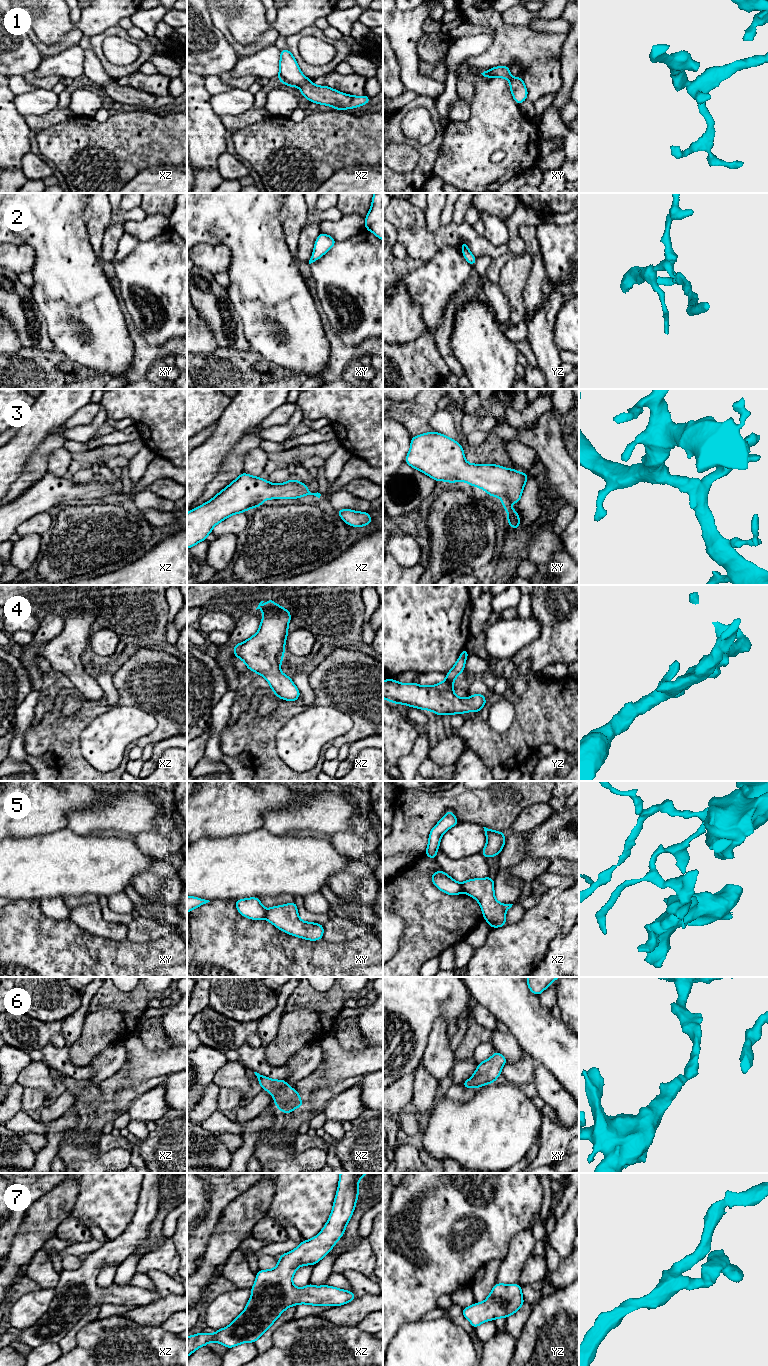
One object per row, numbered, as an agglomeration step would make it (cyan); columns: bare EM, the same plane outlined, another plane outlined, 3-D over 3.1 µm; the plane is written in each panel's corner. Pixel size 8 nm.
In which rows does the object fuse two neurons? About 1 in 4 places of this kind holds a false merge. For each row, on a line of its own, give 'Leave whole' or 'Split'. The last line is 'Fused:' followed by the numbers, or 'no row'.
1: Leave whole
2: Leave whole
3: Leave whole
4: Leave whole
5: Split
6: Leave whole
7: Leave whole
Fused: 5

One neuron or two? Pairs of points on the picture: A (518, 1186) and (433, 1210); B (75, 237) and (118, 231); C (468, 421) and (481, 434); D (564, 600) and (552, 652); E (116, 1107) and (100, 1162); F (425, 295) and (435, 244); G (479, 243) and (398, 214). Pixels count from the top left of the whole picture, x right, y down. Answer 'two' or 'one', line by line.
A: one
B: two
C: two
D: one
E: one
F: two
G: one

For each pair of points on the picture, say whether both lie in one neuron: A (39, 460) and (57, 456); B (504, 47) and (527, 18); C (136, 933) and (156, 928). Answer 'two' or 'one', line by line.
A: two
B: two
C: one

